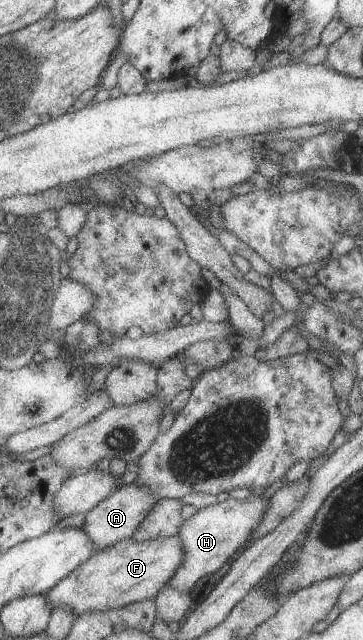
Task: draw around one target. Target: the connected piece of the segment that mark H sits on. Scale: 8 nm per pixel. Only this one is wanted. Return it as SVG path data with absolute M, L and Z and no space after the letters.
M256 492L247 499L229 498L199 509L193 517L184 520L177 534L184 546L183 562L168 581L168 586L189 592L199 578L217 572L225 562L230 562L251 542L252 532L261 524L269 503L270 498L261 498L261 492Z

